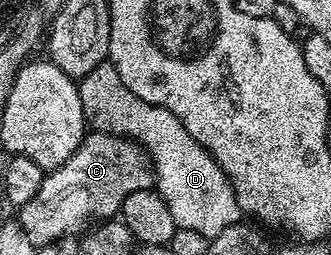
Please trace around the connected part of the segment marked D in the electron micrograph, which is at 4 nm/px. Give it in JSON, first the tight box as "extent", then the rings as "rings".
{"extent":[78,65,241,239],"rings":[[[98,65],[78,82],[83,108],[83,120],[94,132],[111,133],[114,137],[126,137],[134,141],[147,154],[155,171],[157,192],[169,207],[176,226],[198,231],[208,239],[221,235],[225,227],[238,225],[241,210],[231,180],[209,155],[197,139],[189,133],[164,105],[145,103],[137,99],[117,75],[114,65]]]}

